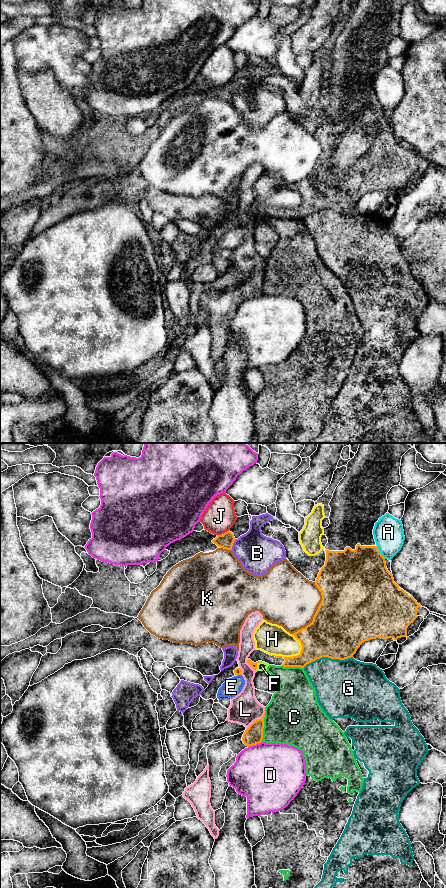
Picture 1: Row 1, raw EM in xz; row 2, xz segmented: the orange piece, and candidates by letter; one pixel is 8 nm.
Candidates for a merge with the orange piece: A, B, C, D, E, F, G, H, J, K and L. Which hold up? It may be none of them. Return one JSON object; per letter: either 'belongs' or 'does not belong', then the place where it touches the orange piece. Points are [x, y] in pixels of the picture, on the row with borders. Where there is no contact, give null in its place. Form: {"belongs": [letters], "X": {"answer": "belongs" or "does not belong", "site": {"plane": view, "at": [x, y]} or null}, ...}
{"belongs": [], "A": {"answer": "does not belong", "site": {"plane": "xz", "at": [379, 552]}}, "B": {"answer": "does not belong", "site": {"plane": "xz", "at": [232, 545]}}, "C": {"answer": "does not belong", "site": {"plane": "xz", "at": [263, 727]}}, "D": {"answer": "does not belong", "site": {"plane": "xz", "at": [254, 744]}}, "E": {"answer": "does not belong", "site": {"plane": "xz", "at": [239, 674]}}, "F": {"answer": "does not belong", "site": {"plane": "xz", "at": [256, 665]}}, "G": {"answer": "does not belong", "site": {"plane": "xz", "at": [327, 656]}}, "H": {"answer": "does not belong", "site": {"plane": "xz", "at": [289, 657]}}, "J": {"answer": "does not belong", "site": {"plane": "xz", "at": [225, 532]}}, "K": {"answer": "does not belong", "site": {"plane": "xz", "at": [316, 611]}}, "L": {"answer": "does not belong", "site": {"plane": "xz", "at": [256, 720]}}}

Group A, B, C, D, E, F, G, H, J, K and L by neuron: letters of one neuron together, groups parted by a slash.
A / B / C F / D / E / G / H / J / K / L

